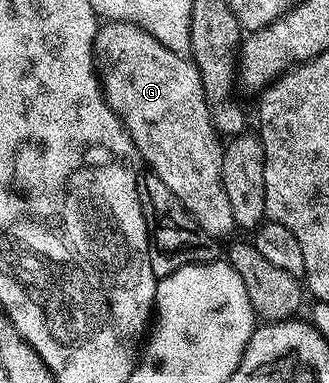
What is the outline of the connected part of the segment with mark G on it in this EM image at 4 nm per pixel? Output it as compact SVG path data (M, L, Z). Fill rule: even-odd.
M111 22L99 25L98 35L94 38L94 61L98 68L98 77L102 84L102 93L106 96L106 103L113 108L116 116L126 126L126 131L132 136L132 140L136 144L141 161L146 162L149 169L156 176L160 176L160 180L164 180L164 184L168 184L168 188L172 188L172 192L176 196L176 200L180 200L180 204L184 204L184 208L193 216L200 224L200 228L204 228L204 232L208 232L213 238L225 240L230 233L235 233L236 227L232 220L232 207L228 205L228 196L224 192L224 184L222 183L222 155L223 149L219 146L214 136L214 124L210 120L212 108L206 101L206 93L202 88L202 81L198 75L198 69L194 66L193 61L189 57L177 54L176 52L168 52L168 48L164 48L162 44L152 36L148 36L148 32L144 32L140 27L133 26L131 22Z

